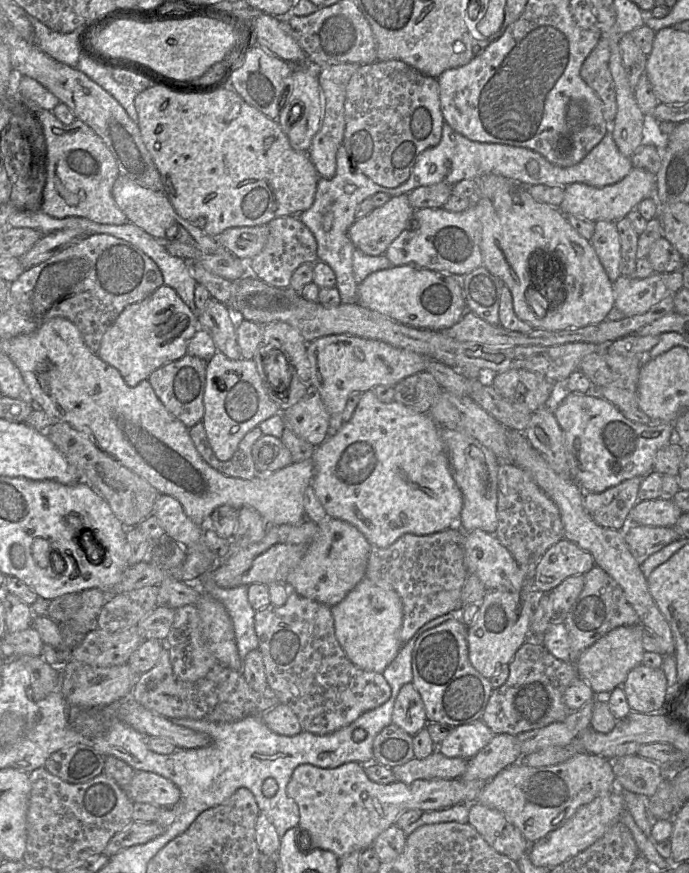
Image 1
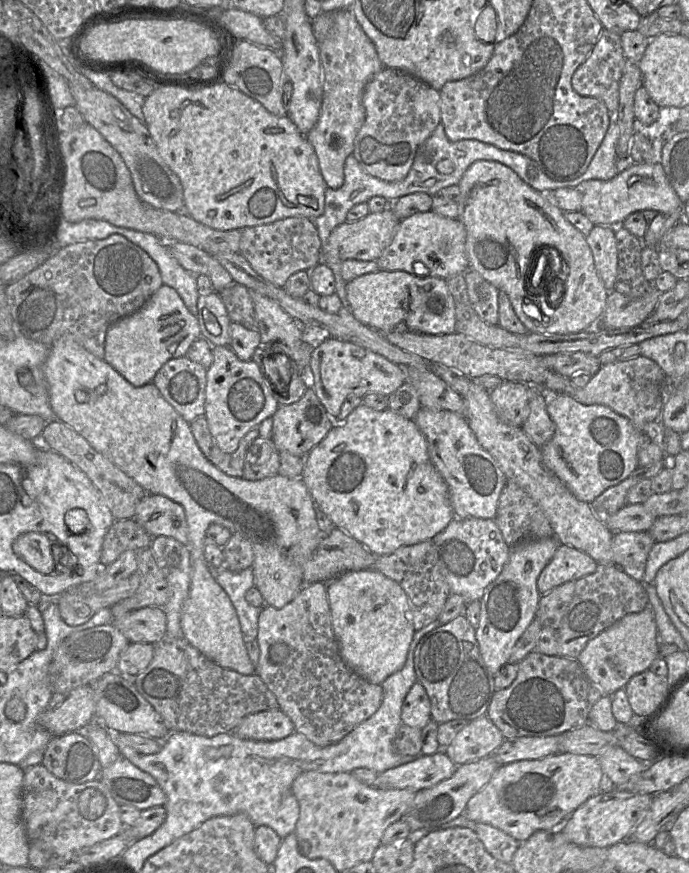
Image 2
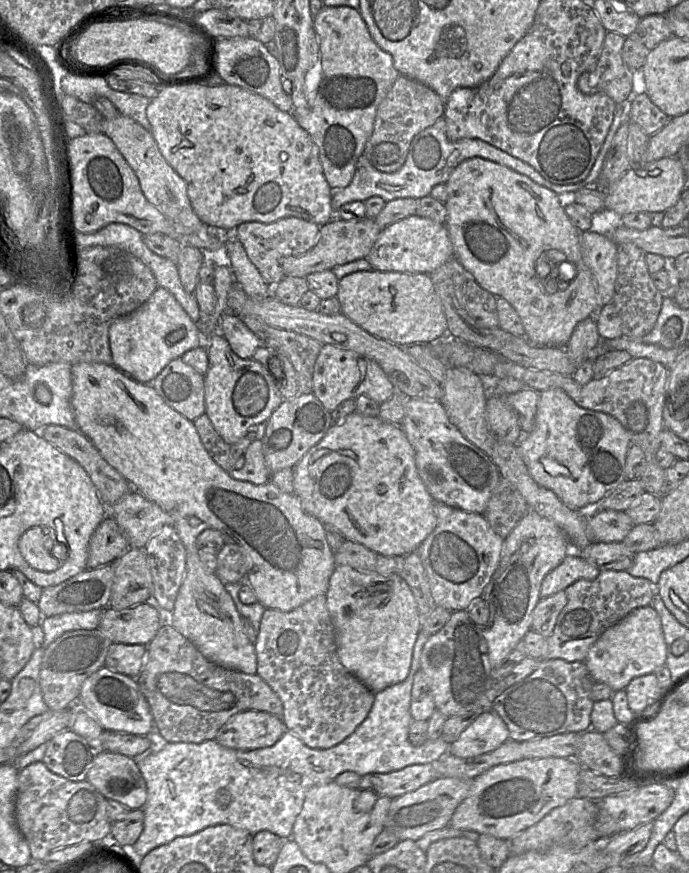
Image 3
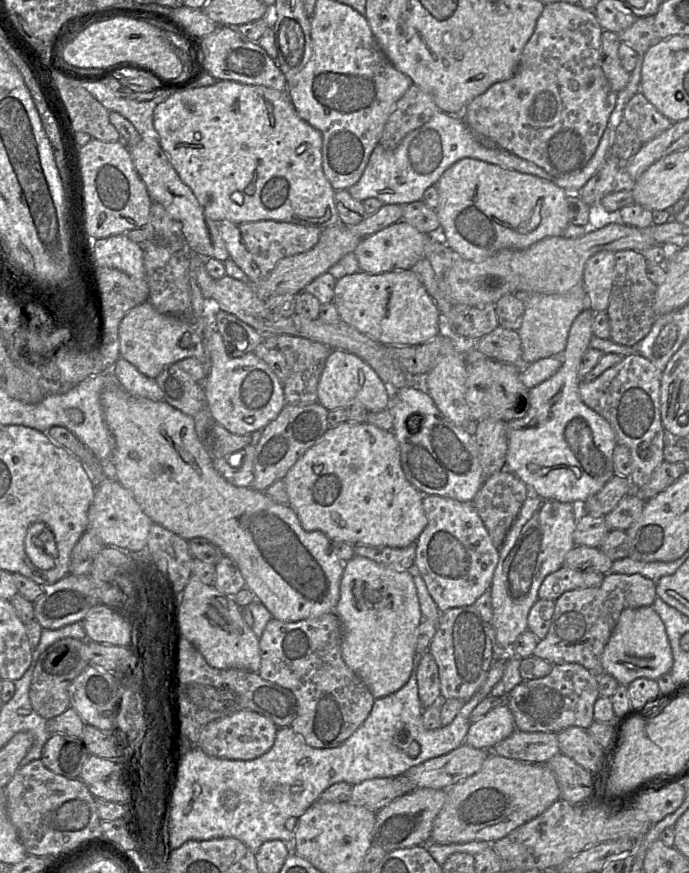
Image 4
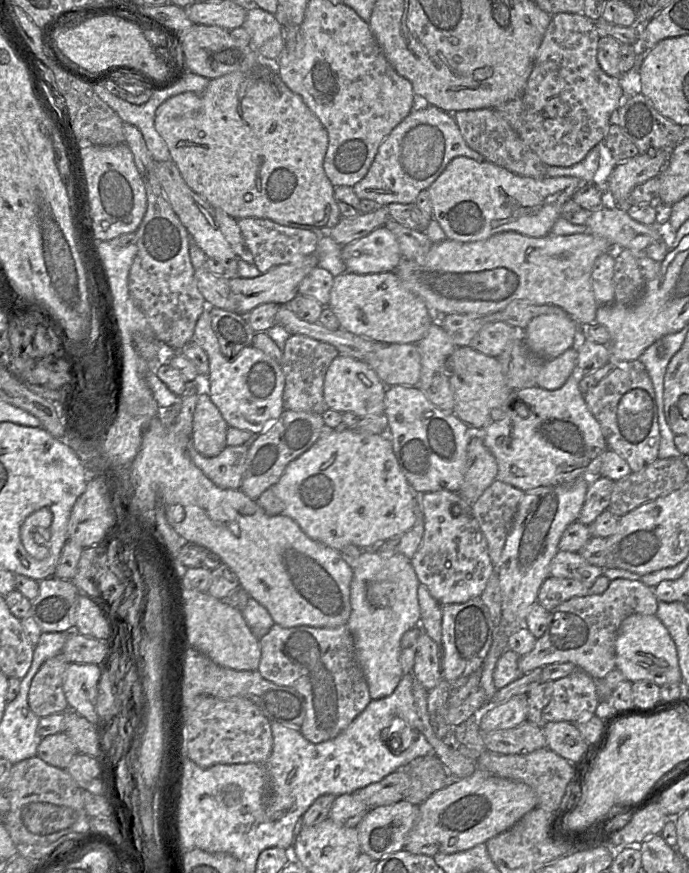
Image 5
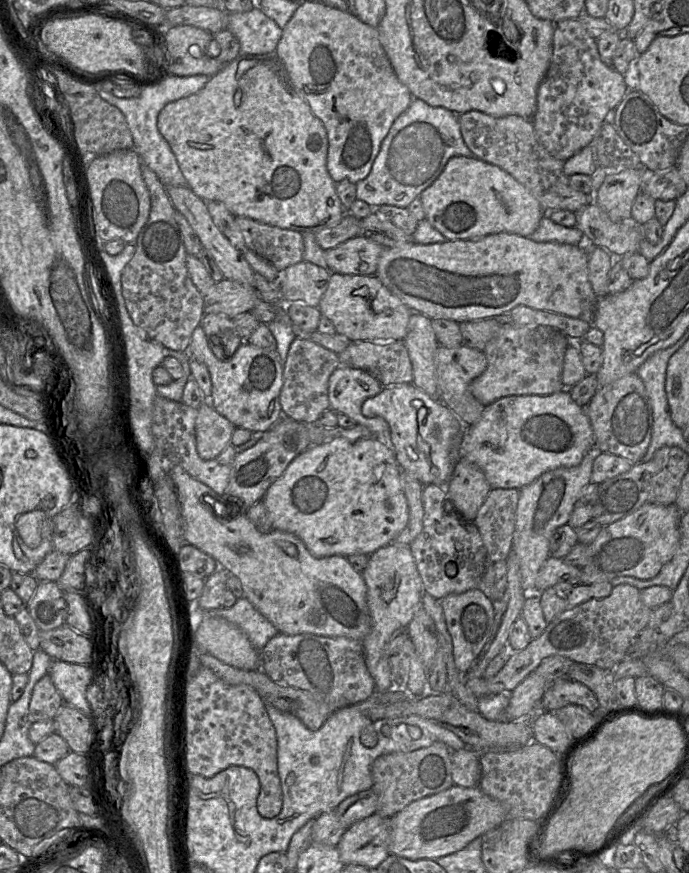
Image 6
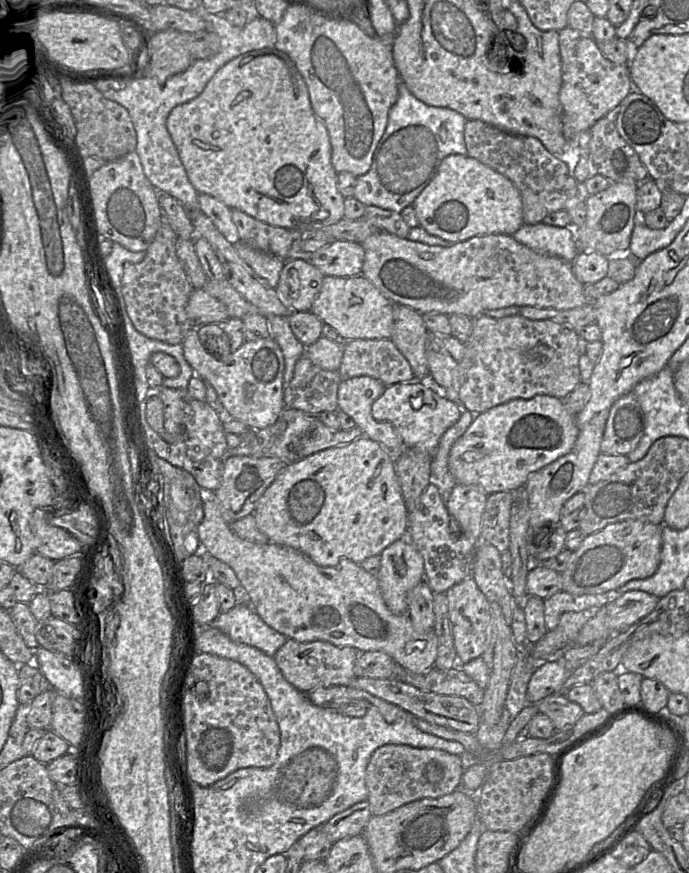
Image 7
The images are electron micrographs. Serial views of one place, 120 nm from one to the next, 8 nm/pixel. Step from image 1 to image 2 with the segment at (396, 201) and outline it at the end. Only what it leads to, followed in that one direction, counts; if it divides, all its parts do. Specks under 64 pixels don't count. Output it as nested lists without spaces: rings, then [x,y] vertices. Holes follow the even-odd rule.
[[[387,207],[381,212],[369,213],[358,221],[346,221],[338,225],[322,246],[321,263],[338,263],[348,259],[377,261],[390,244],[400,221],[391,208]]]

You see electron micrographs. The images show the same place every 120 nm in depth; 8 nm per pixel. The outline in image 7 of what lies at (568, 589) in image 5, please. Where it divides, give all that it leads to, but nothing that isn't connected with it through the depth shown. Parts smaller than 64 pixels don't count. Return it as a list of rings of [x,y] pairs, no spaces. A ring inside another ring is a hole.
[[[559,591],[544,600],[544,615],[548,631],[555,629],[562,614],[580,612],[592,607],[603,607],[612,599],[611,594],[572,595]]]

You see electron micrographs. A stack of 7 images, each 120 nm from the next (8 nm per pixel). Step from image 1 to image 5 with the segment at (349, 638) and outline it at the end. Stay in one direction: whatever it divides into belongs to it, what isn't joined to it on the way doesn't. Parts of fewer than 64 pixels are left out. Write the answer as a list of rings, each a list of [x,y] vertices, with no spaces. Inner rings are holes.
[[[362,550],[357,566],[353,569],[351,614],[346,626],[352,635],[355,657],[372,699],[391,695],[404,675],[399,660],[400,642],[405,632],[420,623],[419,585],[411,560],[402,554]]]

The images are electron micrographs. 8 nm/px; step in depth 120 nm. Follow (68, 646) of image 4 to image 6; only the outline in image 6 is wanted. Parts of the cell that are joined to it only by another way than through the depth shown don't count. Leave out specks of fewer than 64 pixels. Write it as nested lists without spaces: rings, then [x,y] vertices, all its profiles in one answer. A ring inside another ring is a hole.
[[[49,674],[35,684],[29,704],[31,722],[54,719],[64,700],[54,686]]]

